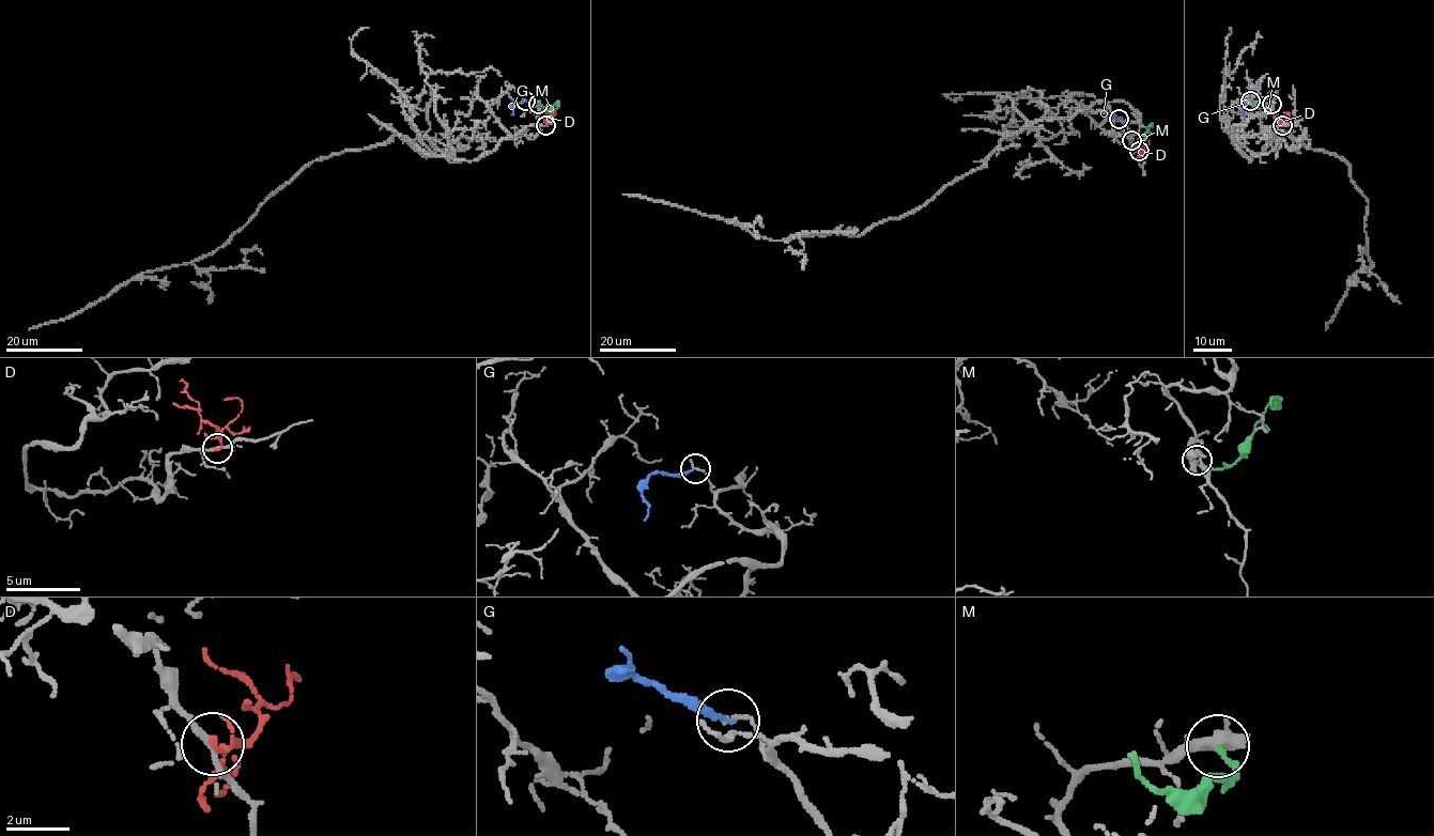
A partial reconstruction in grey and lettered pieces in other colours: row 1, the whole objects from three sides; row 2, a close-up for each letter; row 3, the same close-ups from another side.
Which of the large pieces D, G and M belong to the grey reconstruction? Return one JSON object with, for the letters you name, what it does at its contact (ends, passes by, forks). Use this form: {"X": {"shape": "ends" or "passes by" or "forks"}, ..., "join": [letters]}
{"join": []}

